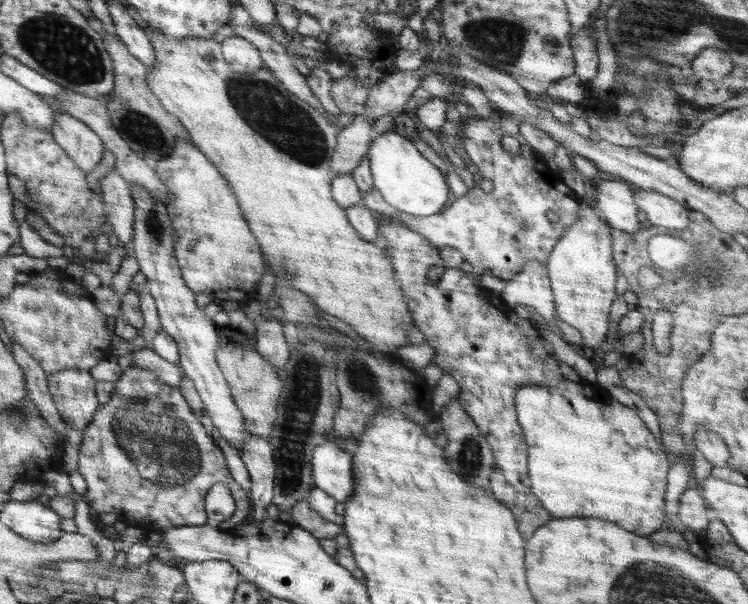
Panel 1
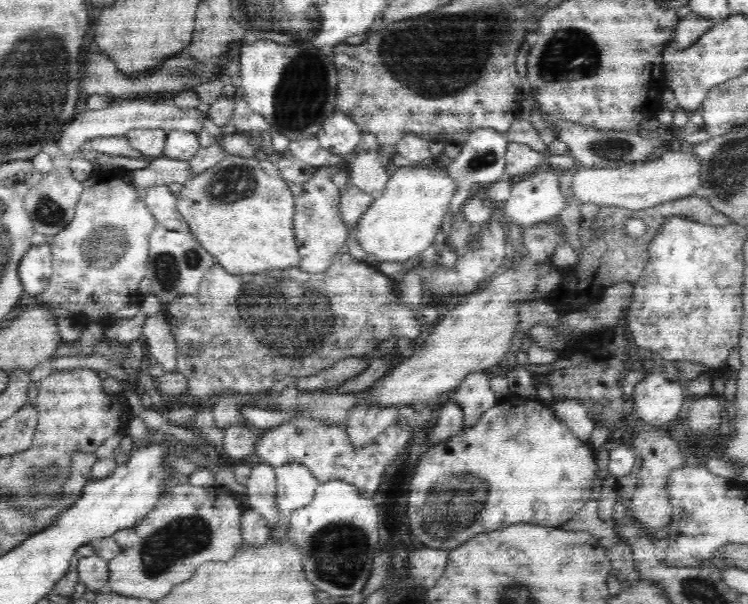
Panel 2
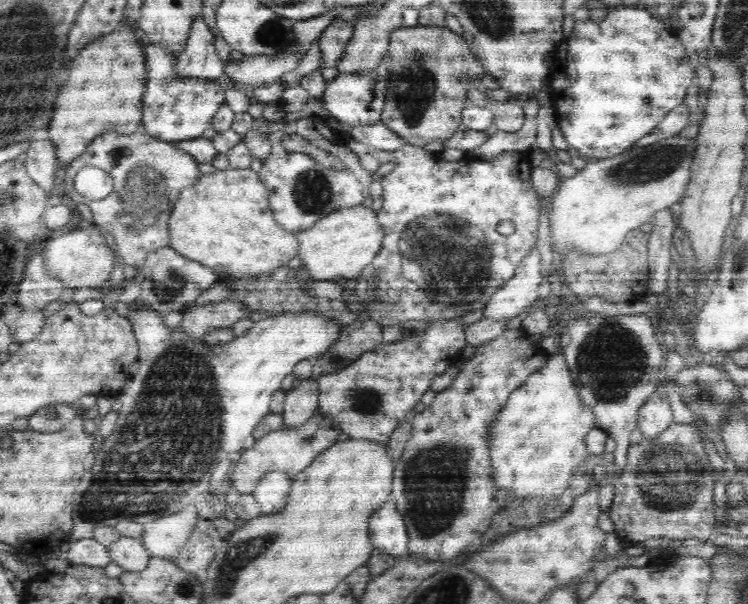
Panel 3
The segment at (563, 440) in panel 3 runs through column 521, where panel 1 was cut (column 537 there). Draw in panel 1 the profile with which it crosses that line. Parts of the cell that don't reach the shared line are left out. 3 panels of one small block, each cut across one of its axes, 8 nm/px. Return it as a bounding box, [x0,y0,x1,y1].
[514,378,670,537]

